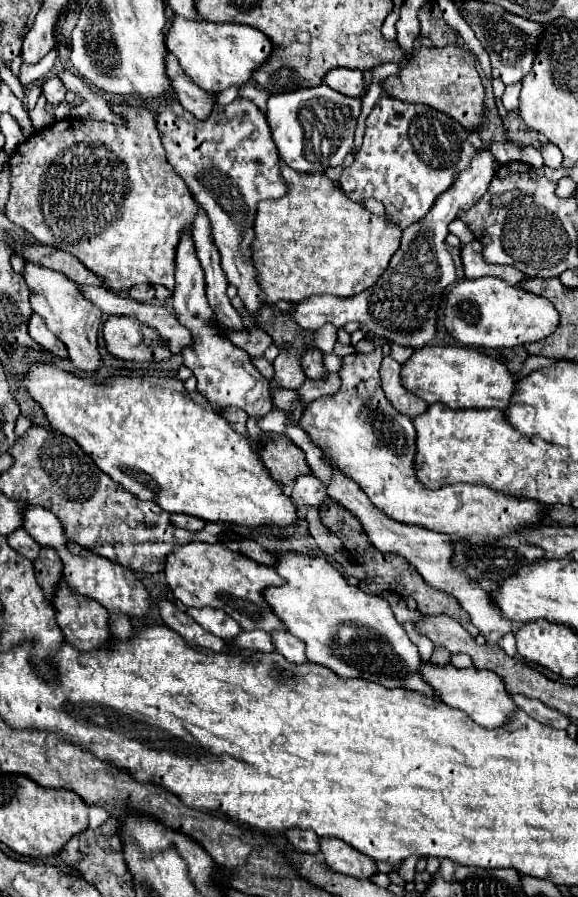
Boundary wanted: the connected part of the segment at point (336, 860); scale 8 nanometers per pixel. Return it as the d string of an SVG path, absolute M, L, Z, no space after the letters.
M336 837L320 839L320 853L324 863L338 873L346 873L358 879L370 879L370 875L376 873L376 865L370 857Z

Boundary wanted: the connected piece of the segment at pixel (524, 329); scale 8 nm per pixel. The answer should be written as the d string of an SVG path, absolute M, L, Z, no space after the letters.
M496 277L464 279L448 295L444 325L448 333L468 347L518 347L546 339L558 329L558 311L550 301L508 285Z

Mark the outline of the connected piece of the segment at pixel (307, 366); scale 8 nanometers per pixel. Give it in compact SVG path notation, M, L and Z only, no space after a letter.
M310 349L302 357L302 367L304 367L304 371L306 371L306 375L310 379L326 379L328 377L328 371L326 371L326 367L322 363L322 357L324 355L318 349Z

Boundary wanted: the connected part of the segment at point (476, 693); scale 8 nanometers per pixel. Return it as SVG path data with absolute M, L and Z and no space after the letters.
M422 661L418 673L424 677L424 681L434 689L434 695L438 699L442 699L446 705L460 709L464 713L470 715L470 719L486 729L496 729L500 725L506 725L516 709L510 693L506 691L502 679L488 671L488 669L474 669L474 667L466 667L466 669L458 669L452 663L448 665L436 665L432 661Z

